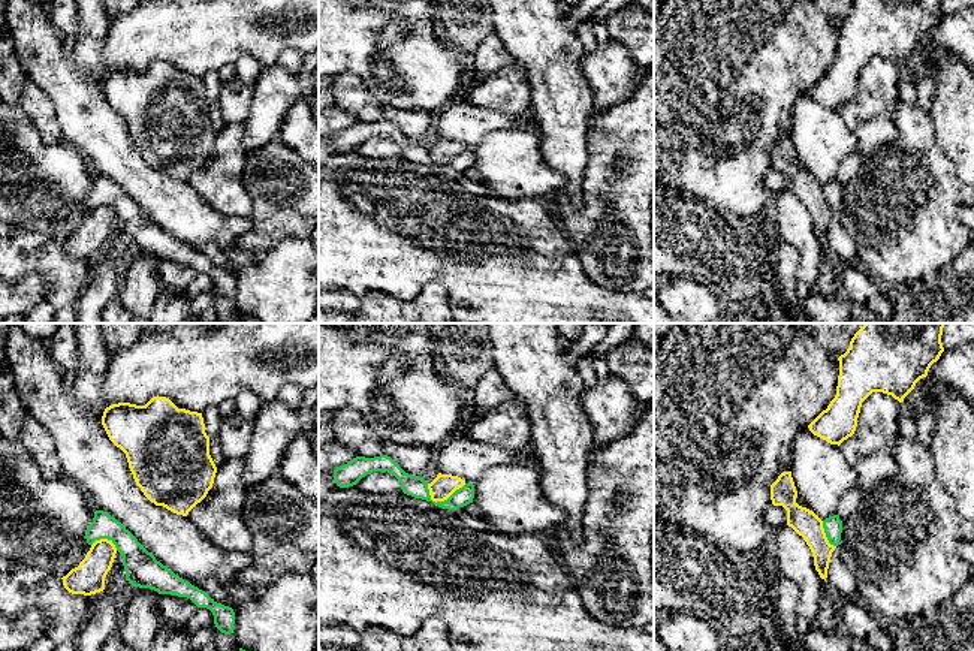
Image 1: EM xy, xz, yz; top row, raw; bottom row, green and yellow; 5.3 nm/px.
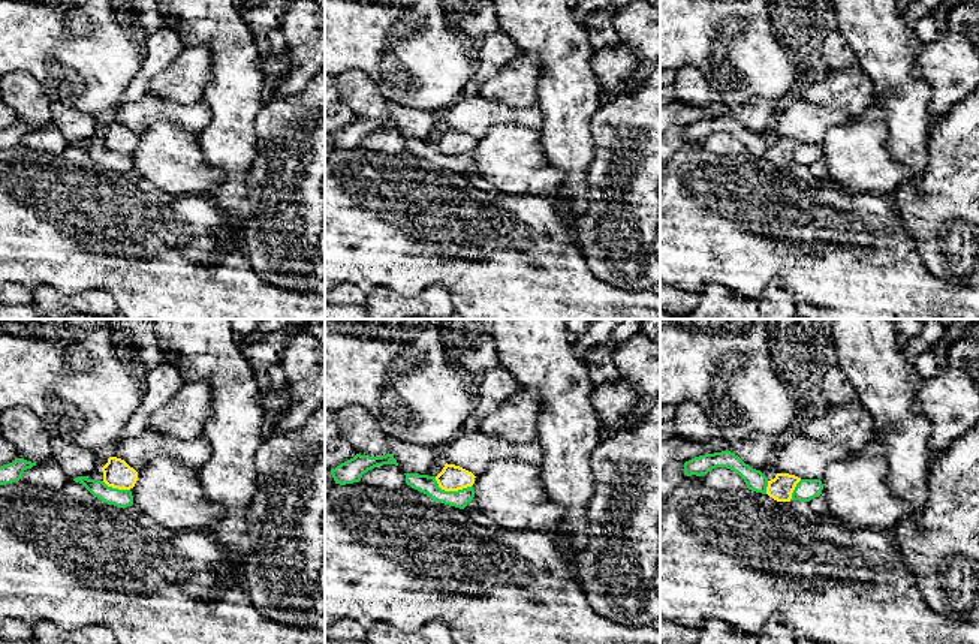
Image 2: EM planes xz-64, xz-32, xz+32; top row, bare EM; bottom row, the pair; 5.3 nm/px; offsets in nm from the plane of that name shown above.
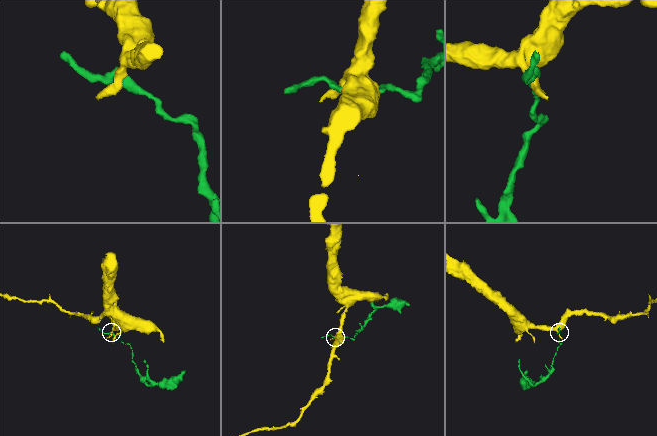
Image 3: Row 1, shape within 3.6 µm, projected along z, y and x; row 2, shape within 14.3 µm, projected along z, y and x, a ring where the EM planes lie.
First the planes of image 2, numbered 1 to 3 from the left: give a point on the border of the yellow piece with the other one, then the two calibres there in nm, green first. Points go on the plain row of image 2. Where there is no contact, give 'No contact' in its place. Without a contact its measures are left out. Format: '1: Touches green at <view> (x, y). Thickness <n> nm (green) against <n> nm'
1: Touches green at xz-64 (116, 153). Thickness 100 nm (green) against 160 nm
2: Touches green at xz-32 (451, 156). Thickness 100 nm (green) against 140 nm
3: Touches green at xz+32 (794, 155). Thickness 120 nm (green) against 140 nm

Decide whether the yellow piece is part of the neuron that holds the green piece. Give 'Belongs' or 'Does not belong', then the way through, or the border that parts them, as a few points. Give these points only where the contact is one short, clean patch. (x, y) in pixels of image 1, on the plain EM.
Does not belong. Boundary: xz (466, 148), (446, 163), (436, 166), (427, 153)

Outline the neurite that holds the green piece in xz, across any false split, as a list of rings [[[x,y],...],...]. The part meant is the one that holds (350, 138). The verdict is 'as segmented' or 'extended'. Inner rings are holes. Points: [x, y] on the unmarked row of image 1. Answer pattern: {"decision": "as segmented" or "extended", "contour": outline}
{"decision": "as segmented", "contour": [[[380,120],[374,123],[356,121],[347,129],[334,135],[335,148],[340,153],[349,153],[356,150],[362,142],[373,136],[392,138],[401,148],[404,159],[414,163],[432,166],[428,154],[428,148],[419,142],[405,138],[390,121]]]}

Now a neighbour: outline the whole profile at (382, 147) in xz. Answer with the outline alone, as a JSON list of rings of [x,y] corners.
[[[373,136],[362,142],[356,151],[367,157],[377,157],[382,160],[390,160],[401,157],[399,145],[388,136]]]

